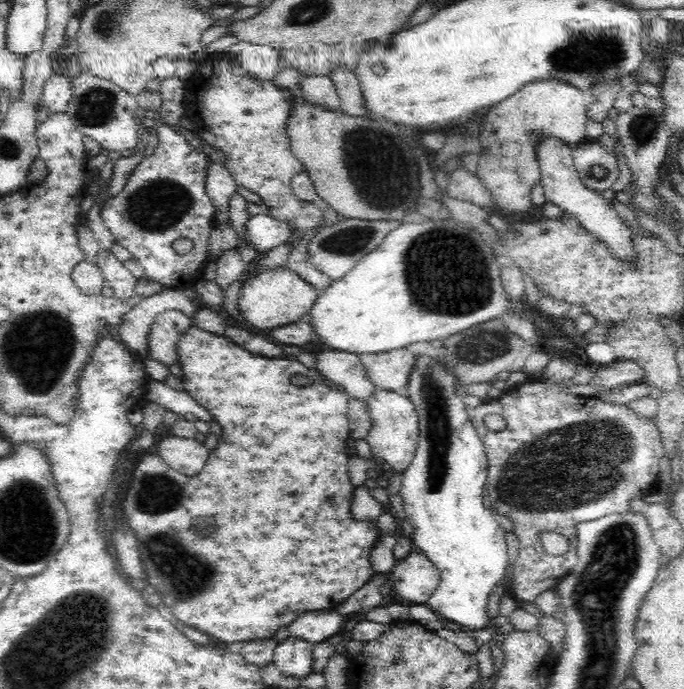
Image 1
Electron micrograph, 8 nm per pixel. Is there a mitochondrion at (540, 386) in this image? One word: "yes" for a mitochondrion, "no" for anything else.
no

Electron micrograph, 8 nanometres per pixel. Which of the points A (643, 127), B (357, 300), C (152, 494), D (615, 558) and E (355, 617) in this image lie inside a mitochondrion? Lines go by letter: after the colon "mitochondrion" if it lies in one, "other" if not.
A: mitochondrion
B: other
C: mitochondrion
D: mitochondrion
E: other

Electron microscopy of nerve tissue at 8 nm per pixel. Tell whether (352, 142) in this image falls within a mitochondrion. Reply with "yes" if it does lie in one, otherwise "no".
yes

